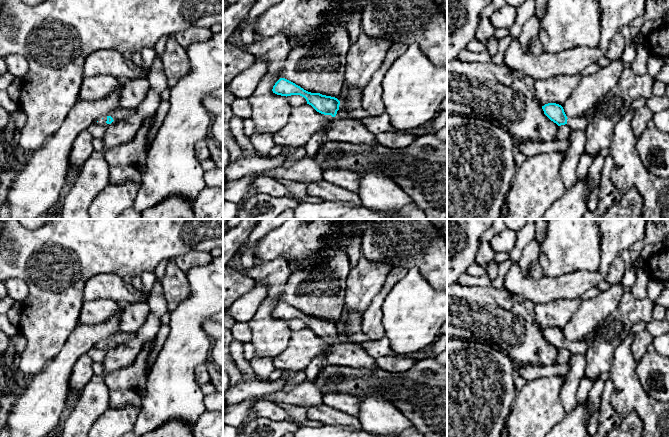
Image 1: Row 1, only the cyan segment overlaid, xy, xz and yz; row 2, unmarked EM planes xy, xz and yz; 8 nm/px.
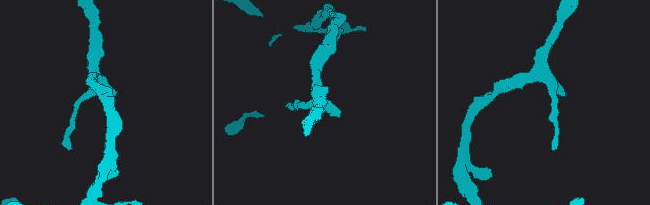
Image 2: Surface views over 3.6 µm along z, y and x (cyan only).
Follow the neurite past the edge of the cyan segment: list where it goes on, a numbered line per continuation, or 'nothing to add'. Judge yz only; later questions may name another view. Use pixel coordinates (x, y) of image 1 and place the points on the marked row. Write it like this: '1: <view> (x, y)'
1: yz (583, 122)

